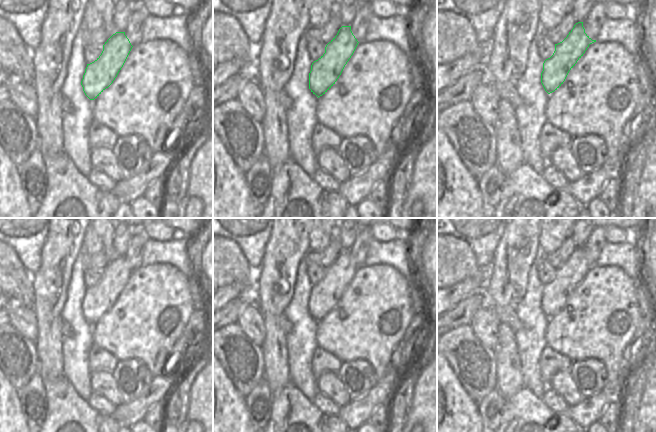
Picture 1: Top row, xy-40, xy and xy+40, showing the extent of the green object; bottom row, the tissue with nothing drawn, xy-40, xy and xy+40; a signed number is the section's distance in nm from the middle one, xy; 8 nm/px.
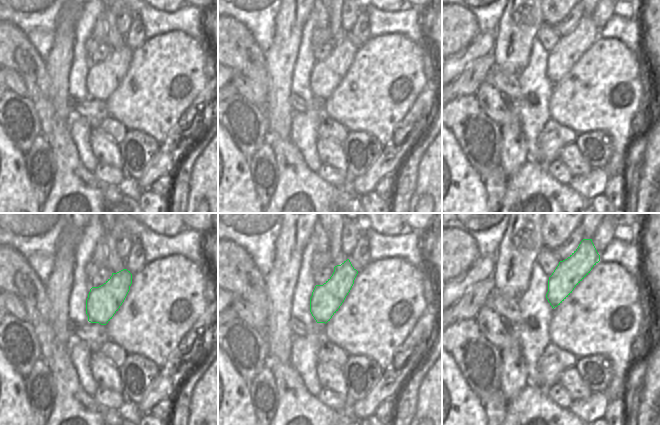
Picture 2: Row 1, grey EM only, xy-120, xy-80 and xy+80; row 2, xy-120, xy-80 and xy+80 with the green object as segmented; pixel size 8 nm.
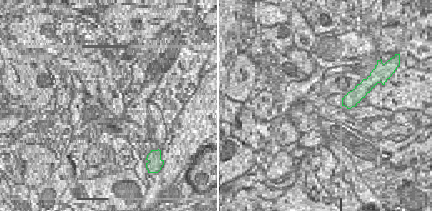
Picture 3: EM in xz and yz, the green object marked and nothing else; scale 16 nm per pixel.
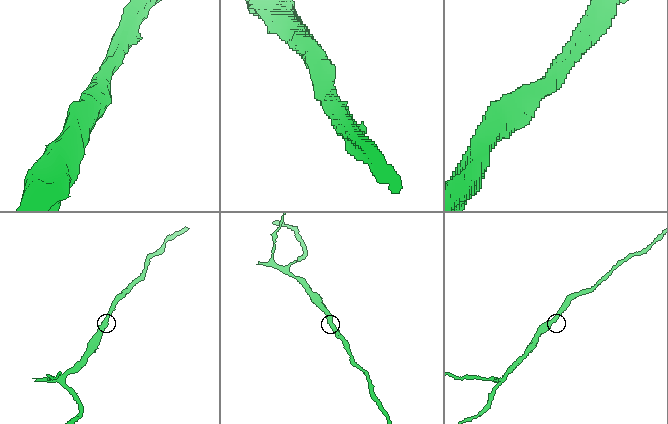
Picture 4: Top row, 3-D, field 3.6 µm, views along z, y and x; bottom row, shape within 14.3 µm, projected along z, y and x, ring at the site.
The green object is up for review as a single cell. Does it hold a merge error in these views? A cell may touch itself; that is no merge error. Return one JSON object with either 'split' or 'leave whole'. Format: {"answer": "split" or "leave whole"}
{"answer": "leave whole"}

